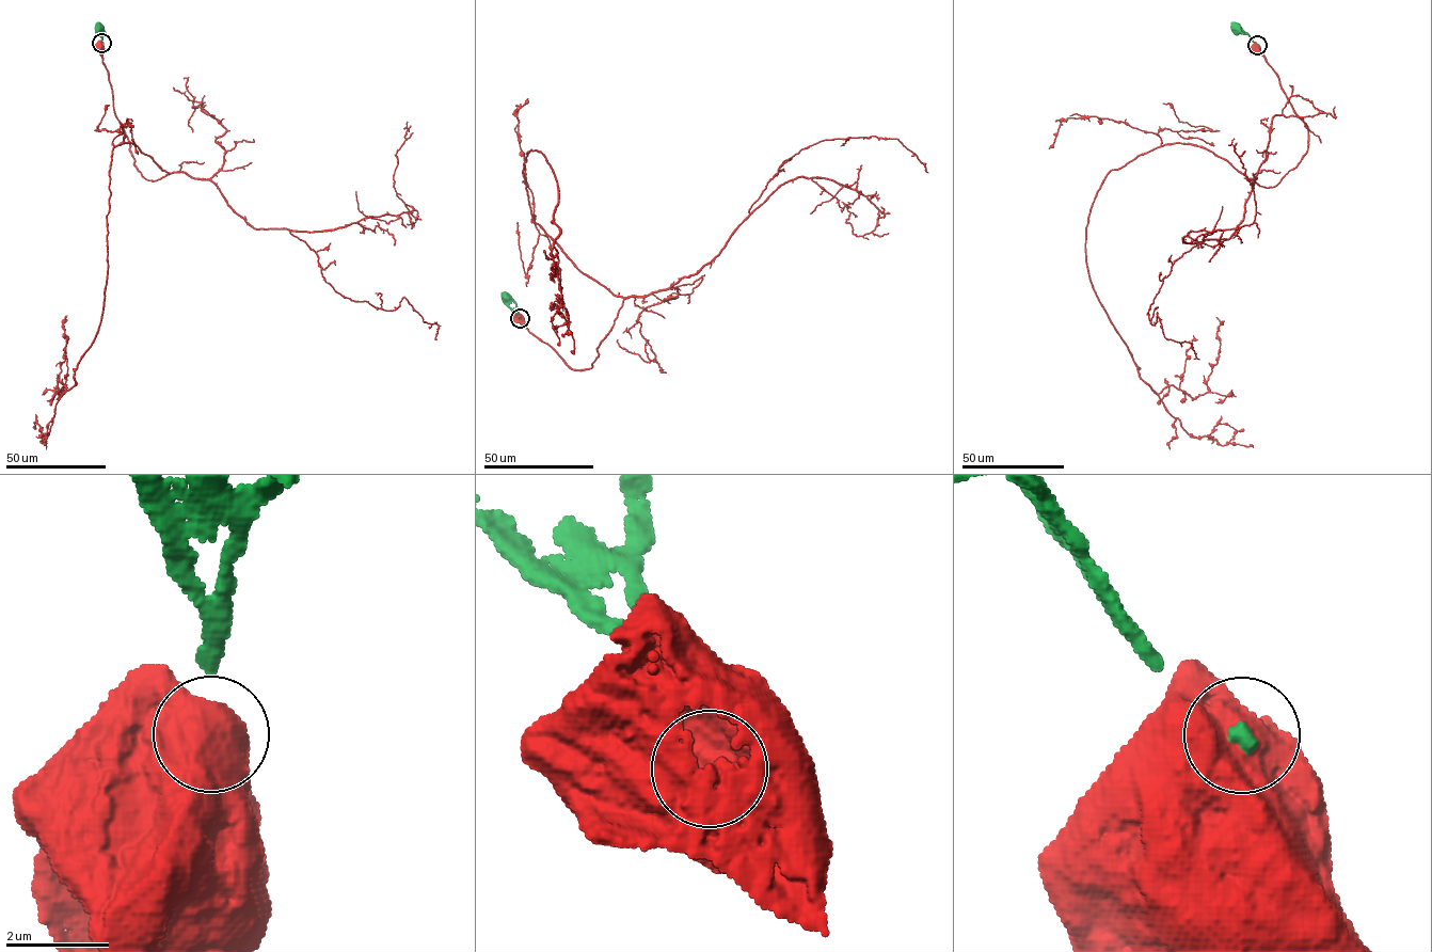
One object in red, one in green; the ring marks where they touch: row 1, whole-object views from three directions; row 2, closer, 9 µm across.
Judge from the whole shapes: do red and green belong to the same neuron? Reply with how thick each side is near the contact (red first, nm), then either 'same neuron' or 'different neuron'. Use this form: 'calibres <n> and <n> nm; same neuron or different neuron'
calibres 1150 and 220 nm; different neuron

